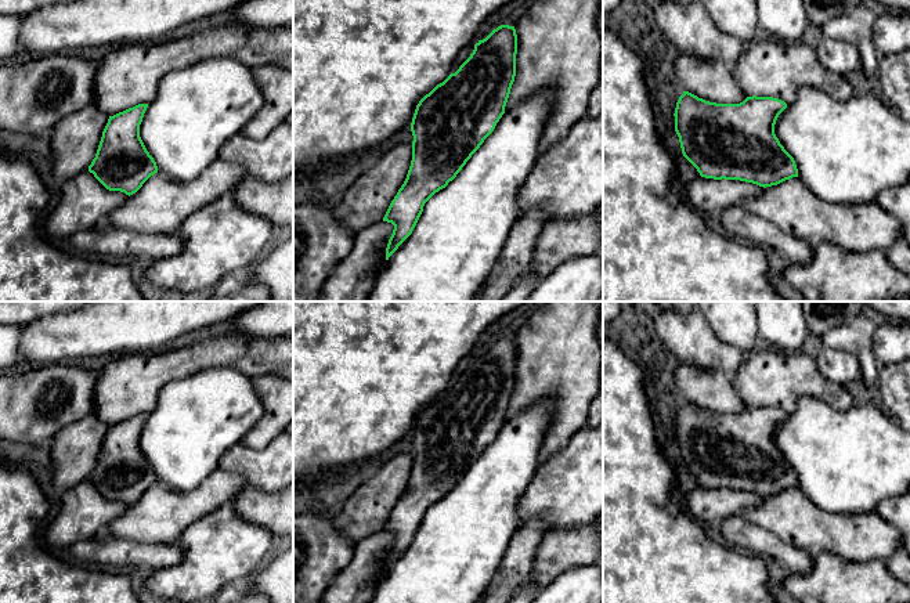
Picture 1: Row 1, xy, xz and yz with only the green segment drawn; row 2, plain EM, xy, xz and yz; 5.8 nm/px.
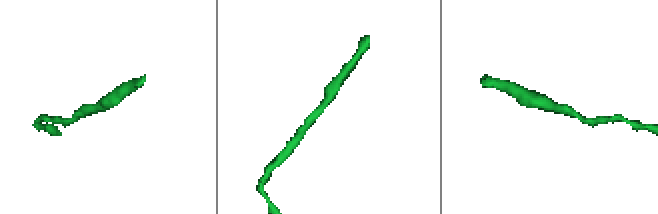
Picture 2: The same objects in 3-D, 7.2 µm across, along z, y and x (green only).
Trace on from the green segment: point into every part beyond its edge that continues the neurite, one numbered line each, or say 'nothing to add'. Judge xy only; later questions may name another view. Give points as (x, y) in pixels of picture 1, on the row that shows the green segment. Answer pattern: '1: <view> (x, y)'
1: xy (162, 205)

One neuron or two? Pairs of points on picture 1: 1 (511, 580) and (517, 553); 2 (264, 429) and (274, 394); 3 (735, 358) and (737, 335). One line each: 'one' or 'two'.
1: one
2: one
3: two

